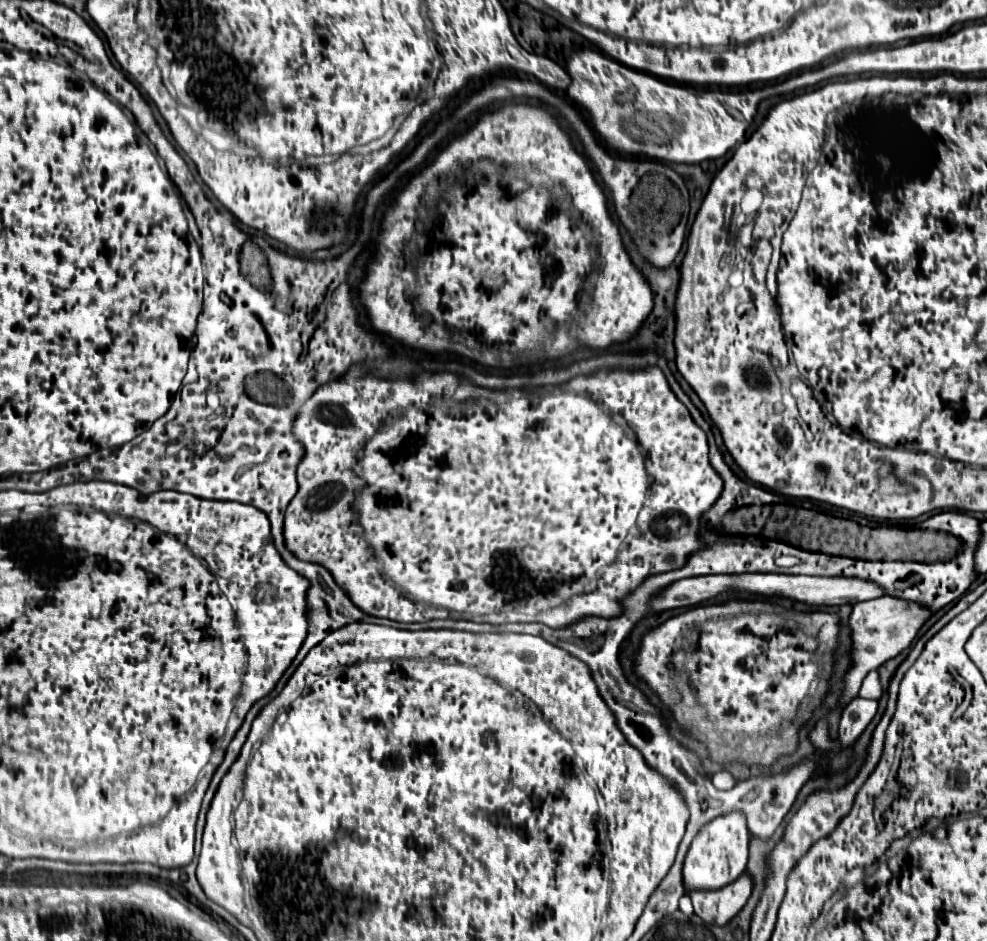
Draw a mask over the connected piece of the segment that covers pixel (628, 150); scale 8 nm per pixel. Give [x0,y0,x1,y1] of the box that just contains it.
[568,49,782,163]

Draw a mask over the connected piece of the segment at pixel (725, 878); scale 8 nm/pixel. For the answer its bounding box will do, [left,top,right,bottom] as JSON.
[684,813,750,891]

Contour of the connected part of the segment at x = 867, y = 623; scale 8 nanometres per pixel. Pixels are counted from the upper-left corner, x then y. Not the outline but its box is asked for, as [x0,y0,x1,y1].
[842,597,932,703]

